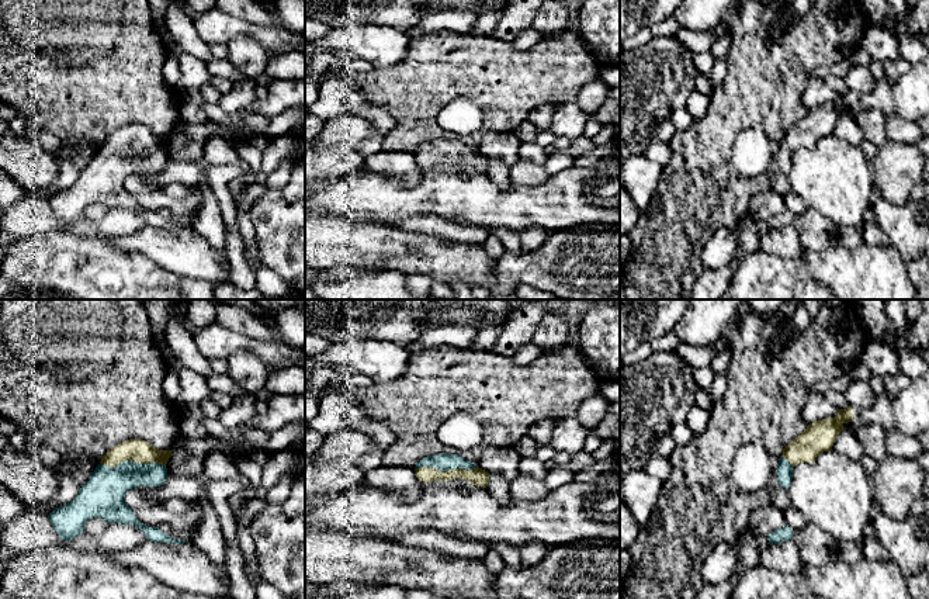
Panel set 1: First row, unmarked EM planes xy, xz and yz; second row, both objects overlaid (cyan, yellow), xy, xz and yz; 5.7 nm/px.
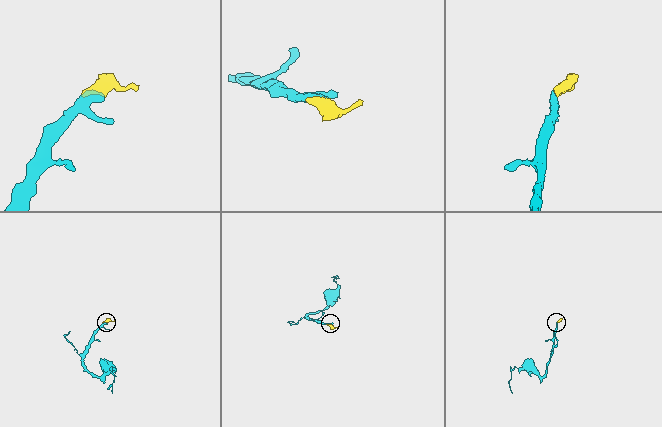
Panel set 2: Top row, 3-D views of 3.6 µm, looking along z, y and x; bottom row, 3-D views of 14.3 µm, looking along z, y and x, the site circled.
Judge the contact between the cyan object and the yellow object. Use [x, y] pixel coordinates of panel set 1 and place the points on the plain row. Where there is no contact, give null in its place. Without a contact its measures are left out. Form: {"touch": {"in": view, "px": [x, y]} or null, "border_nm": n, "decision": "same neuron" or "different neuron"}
{"touch": {"in": "xy", "px": [132, 146]}, "border_nm": 380, "decision": "same neuron"}

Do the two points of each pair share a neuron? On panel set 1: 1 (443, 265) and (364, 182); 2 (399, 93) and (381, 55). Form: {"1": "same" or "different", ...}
{"1": "different", "2": "different"}

